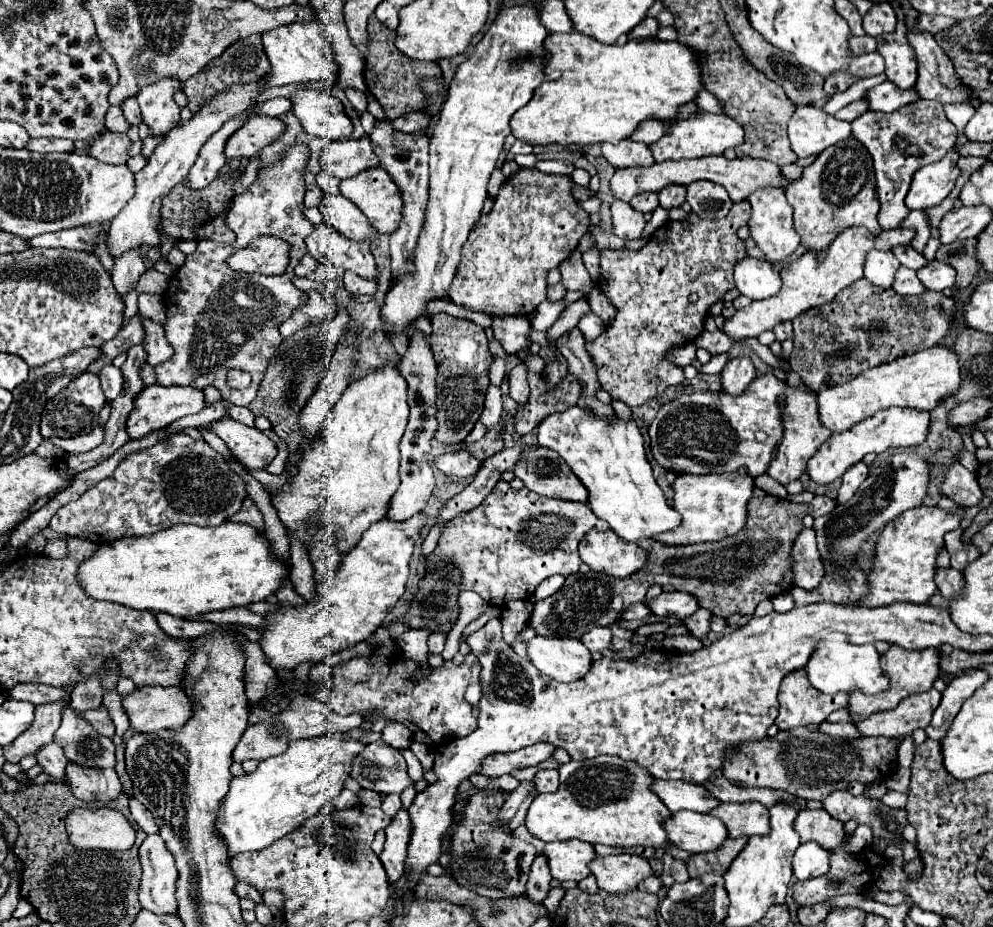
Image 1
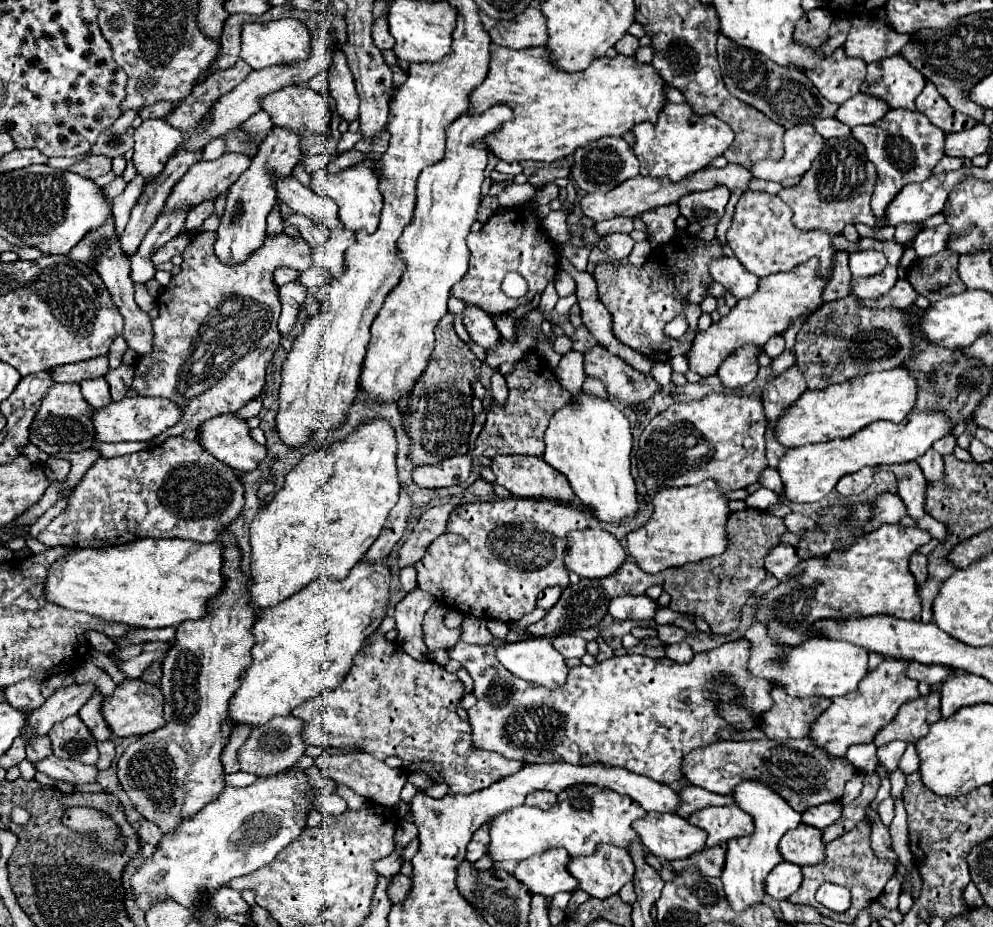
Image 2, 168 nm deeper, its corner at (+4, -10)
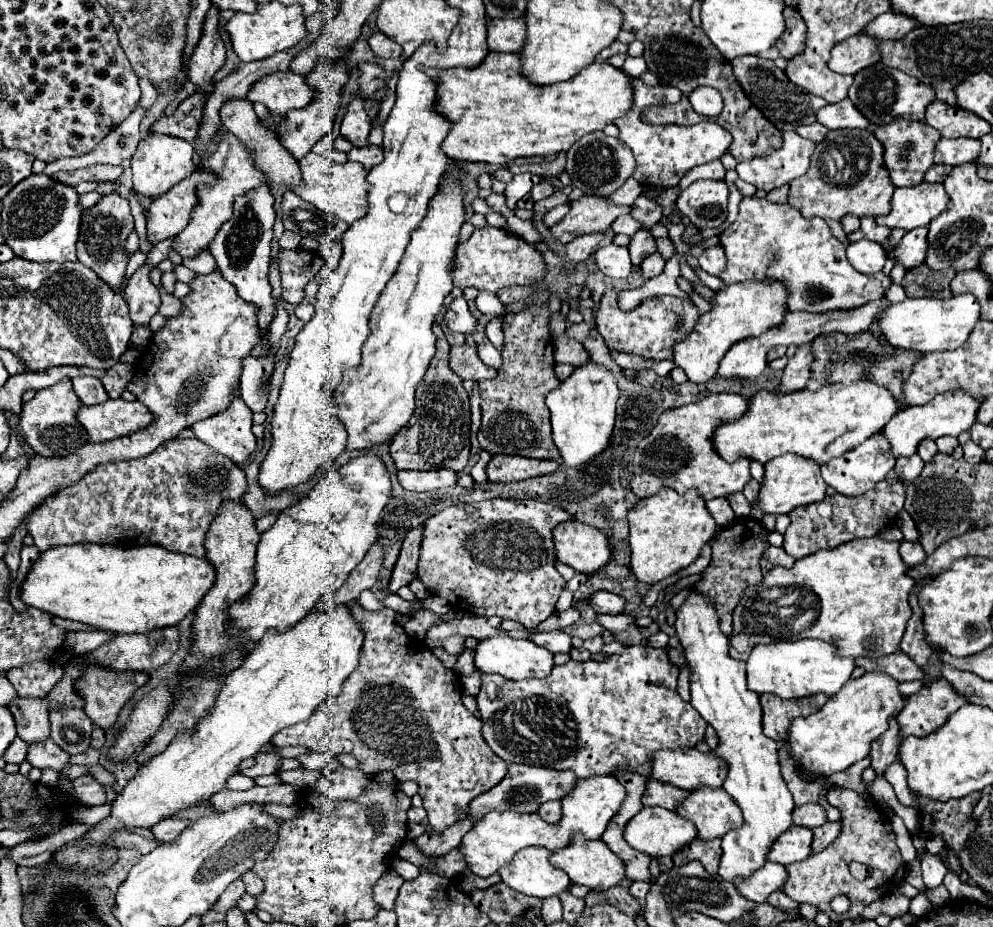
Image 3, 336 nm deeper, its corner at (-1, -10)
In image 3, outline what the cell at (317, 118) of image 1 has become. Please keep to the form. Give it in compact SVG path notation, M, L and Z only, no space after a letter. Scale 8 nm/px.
M274 72L258 80L246 94L250 102L262 102L274 114L286 114L294 108L304 108L312 102L314 90L294 72Z

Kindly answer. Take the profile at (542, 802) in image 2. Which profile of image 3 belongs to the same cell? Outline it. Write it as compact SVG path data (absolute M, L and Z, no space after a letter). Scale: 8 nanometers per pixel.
M552 800L552 802L544 802L538 810L538 816L544 818L544 822L548 824L558 824L560 822L560 816L562 816L562 810L560 810L560 802L558 800Z

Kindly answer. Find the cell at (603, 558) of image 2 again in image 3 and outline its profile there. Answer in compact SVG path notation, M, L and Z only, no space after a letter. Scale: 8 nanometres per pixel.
M578 520L558 524L552 532L554 552L562 564L572 566L576 572L594 574L612 556L608 538L598 530Z

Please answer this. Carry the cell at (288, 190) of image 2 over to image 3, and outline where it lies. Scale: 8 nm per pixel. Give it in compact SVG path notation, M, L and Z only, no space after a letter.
M246 98L224 102L222 108L220 108L220 120L222 120L222 124L224 124L226 130L230 130L240 140L244 140L244 144L250 148L250 152L254 156L256 166L264 174L268 174L268 182L282 184L288 190L292 190L296 184L302 182L302 176L300 176L300 168L298 168L296 158L280 144L280 140L274 136L274 132L270 132L270 130L266 130L266 128L260 126L260 120L258 120L258 116L252 110L252 102L248 102Z

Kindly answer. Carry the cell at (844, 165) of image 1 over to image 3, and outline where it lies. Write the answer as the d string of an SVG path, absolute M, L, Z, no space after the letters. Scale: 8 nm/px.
M872 128L866 130L830 130L828 136L816 144L810 168L804 176L790 182L790 194L788 202L802 212L802 216L812 218L834 218L842 220L846 214L856 216L886 216L890 212L890 200L892 200L892 182L888 176L888 168L884 164L884 146L876 136L872 134Z

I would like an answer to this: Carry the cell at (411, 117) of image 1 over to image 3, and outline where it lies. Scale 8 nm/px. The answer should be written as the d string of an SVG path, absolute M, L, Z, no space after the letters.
M366 146L366 148L352 148L348 152L348 160L360 162L364 166L364 170L372 170L376 164L380 164L382 160L382 150L378 146Z

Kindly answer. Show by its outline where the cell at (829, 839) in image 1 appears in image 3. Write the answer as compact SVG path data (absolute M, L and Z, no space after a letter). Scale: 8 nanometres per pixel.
M792 826L788 828L788 832L776 838L776 844L772 844L772 848L768 850L768 860L782 866L802 862L810 856L810 844L812 844L812 830Z

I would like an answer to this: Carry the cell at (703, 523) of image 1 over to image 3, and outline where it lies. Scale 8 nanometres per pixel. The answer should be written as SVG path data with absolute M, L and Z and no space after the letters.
M660 488L654 496L638 500L638 504L628 510L628 522L632 572L638 582L648 586L690 566L698 558L702 546L710 542L716 528L716 522L698 492L688 490L686 494L678 494L672 488Z

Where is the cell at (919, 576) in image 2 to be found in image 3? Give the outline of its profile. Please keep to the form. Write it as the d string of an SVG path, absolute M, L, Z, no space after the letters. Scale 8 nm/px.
M908 540L900 542L900 556L906 562L906 566L916 566L926 558L924 548L920 548L920 542L908 542Z

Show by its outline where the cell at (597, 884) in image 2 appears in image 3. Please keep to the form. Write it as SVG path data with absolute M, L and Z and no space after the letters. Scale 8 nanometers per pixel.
M576 836L572 838L572 844L568 844L568 848L552 852L550 860L556 868L568 874L572 884L582 884L592 890L608 890L620 884L620 880L624 878L624 862L602 840L584 840L582 836Z

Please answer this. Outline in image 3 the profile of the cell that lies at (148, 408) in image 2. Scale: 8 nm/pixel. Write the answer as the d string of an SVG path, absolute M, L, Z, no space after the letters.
M122 398L106 400L98 406L80 406L76 418L88 432L88 442L114 440L152 422L152 414L142 402L126 402Z

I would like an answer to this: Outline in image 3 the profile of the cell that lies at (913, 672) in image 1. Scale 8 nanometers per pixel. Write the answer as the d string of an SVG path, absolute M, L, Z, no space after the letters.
M866 672L858 680L848 680L848 684L844 684L844 688L836 696L830 696L828 702L818 712L810 714L806 718L792 720L792 728L788 728L788 736L786 736L788 750L792 752L792 758L800 764L800 770L804 774L824 776L824 778L832 776L836 772L846 770L854 762L866 758L870 754L870 744L880 734L886 732L888 720L892 716L896 716L902 708L904 708L904 698L898 692L896 680L892 680L890 676L884 676L884 672Z

